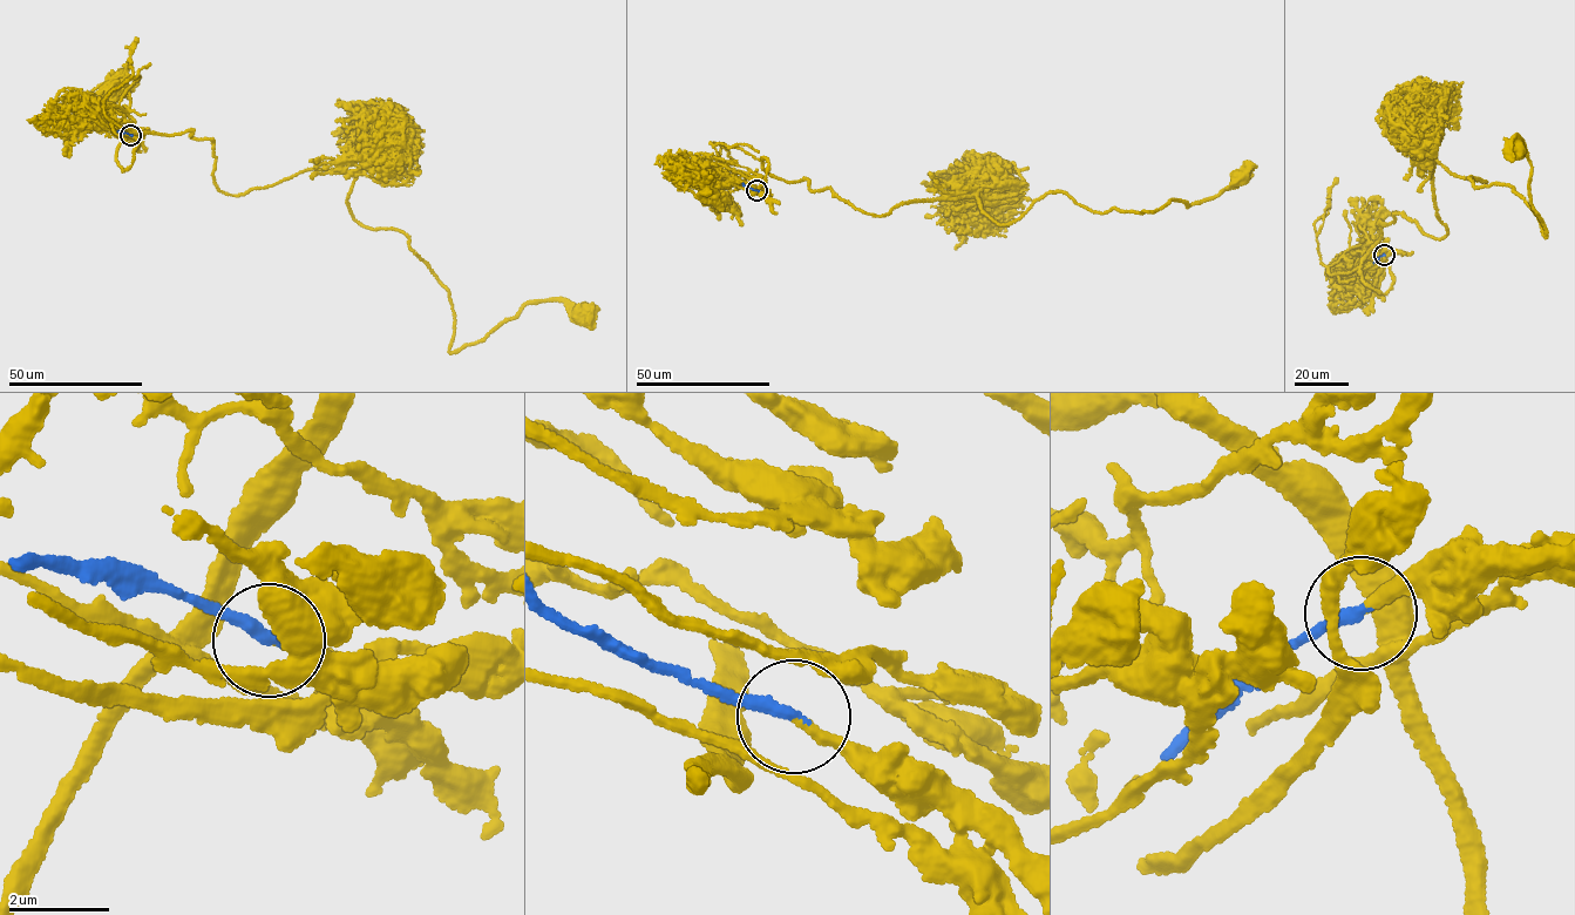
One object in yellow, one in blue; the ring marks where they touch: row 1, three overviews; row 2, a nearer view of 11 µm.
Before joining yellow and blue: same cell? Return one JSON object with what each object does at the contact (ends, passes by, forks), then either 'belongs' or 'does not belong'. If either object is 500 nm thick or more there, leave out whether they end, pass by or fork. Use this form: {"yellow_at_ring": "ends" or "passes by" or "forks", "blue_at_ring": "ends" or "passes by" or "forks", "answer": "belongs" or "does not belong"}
{"yellow_at_ring": "ends", "blue_at_ring": "ends", "answer": "belongs"}

